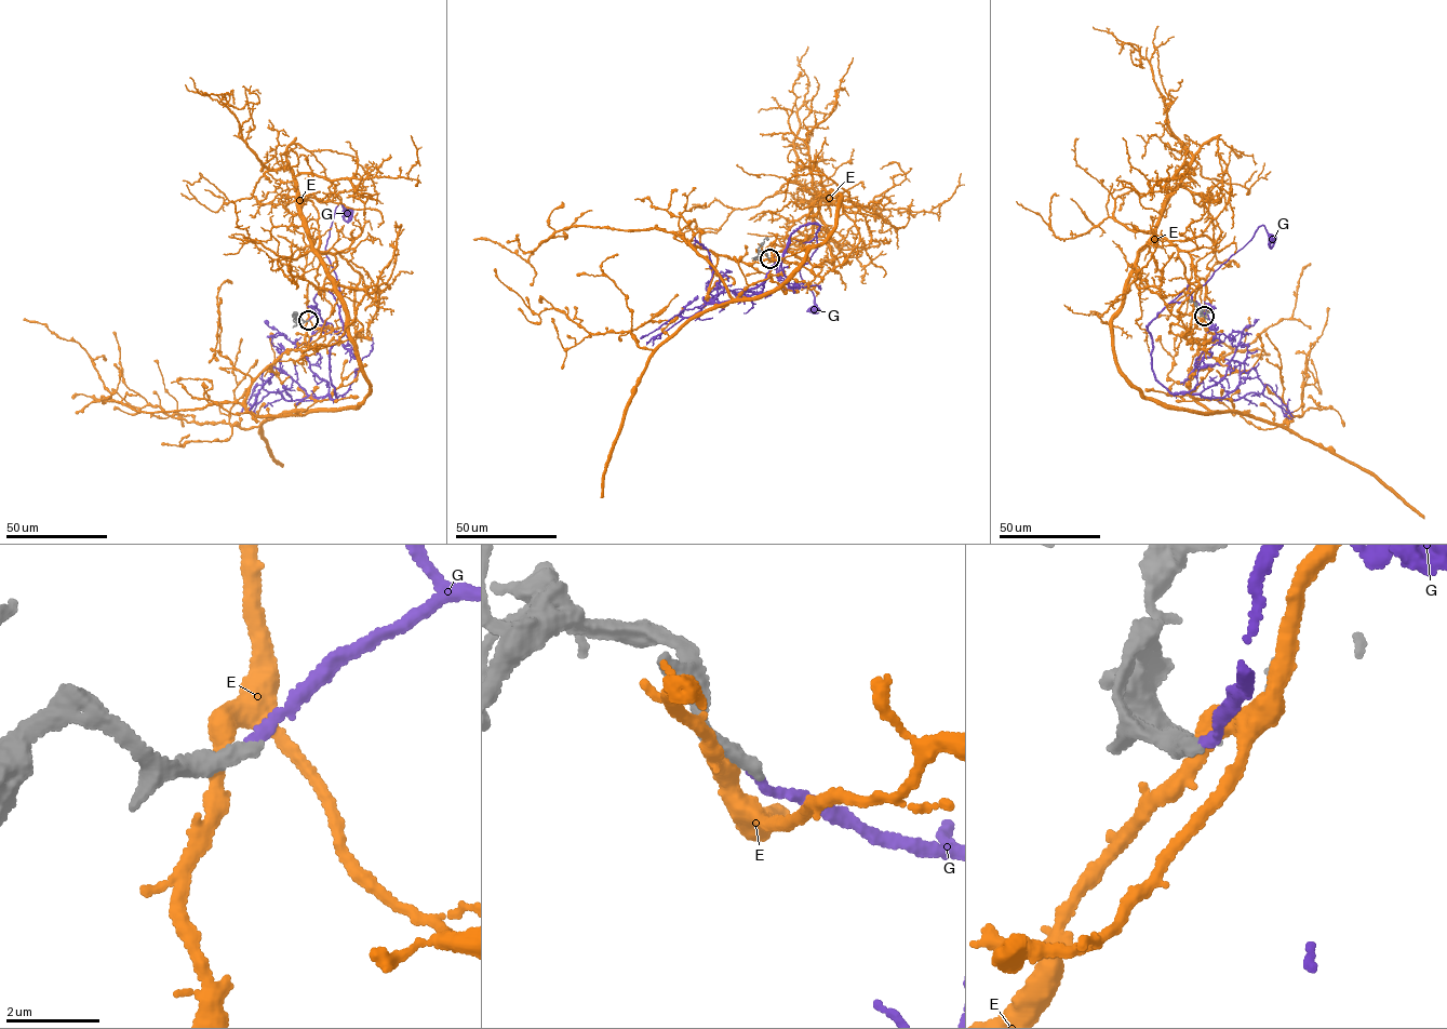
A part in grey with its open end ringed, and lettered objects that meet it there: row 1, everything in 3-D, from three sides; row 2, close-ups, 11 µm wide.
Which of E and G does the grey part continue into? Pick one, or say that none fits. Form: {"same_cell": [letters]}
{"same_cell": ["G"]}

